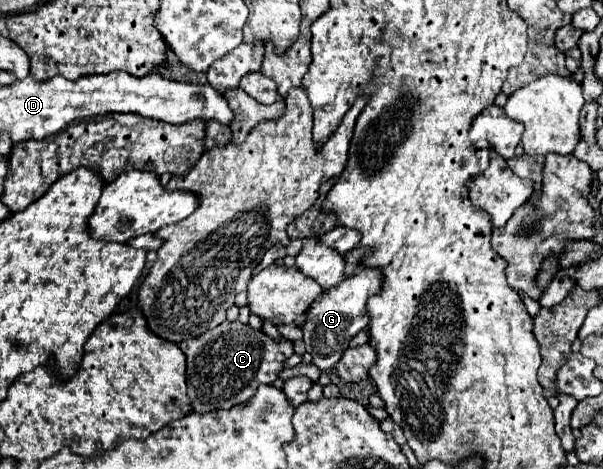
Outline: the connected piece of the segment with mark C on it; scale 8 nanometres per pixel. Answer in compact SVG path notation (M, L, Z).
M223 321L217 329L209 329L201 337L193 337L193 341L183 341L181 351L187 357L187 395L191 399L191 411L207 413L237 407L253 397L259 385L273 385L279 379L279 373L285 369L285 359L293 355L293 341L289 339L273 339L263 329L253 329L247 323L239 321Z

